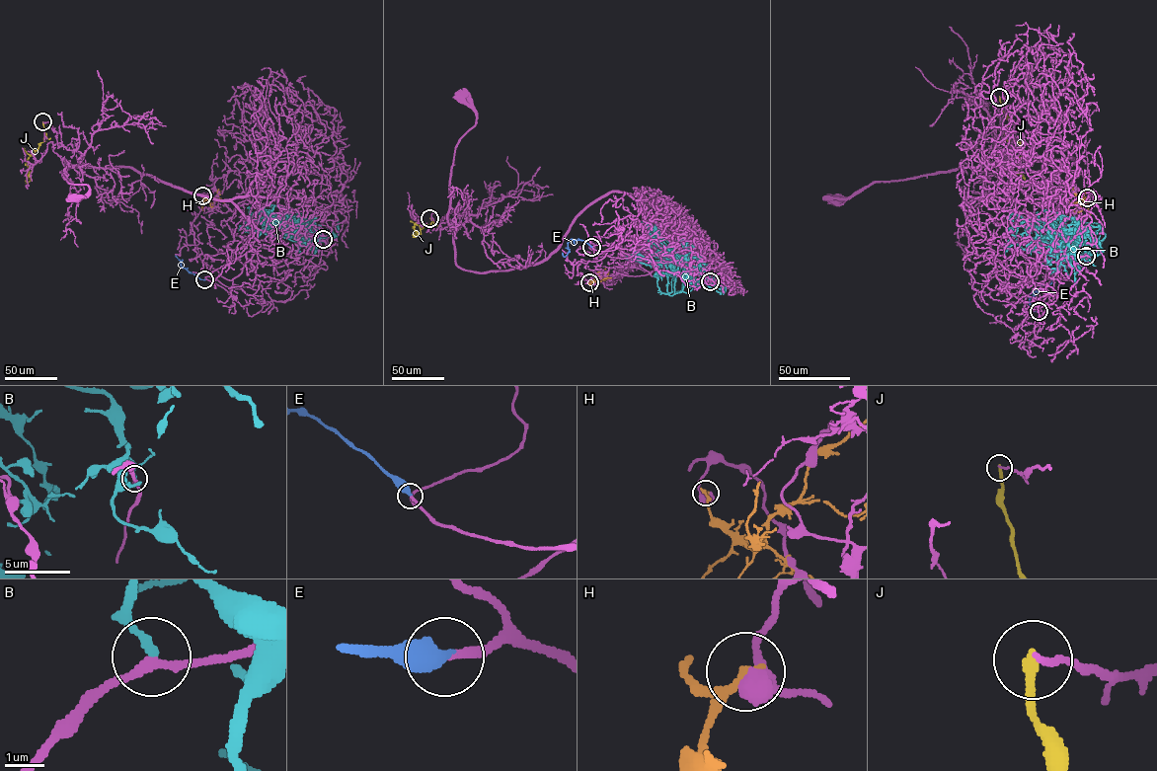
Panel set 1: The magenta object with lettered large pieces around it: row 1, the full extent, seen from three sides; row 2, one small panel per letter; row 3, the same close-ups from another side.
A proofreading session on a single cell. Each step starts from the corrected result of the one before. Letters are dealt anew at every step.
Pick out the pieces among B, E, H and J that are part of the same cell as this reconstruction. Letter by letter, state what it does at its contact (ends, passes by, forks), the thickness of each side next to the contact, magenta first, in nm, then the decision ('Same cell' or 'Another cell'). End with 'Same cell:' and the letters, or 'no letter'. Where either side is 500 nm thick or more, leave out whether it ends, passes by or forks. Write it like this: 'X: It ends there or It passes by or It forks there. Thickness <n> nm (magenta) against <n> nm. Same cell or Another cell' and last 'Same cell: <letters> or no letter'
B: It ends there. Thickness 200 nm (magenta) against 190 nm. Another cell
E: It ends there. Thickness 190 nm (magenta) against 420 nm. Same cell
H: It passes by. Thickness 480 nm (magenta) against 180 nm. Another cell
J: It ends there. Thickness 170 nm (magenta) against 260 nm. Another cell
Same cell: E

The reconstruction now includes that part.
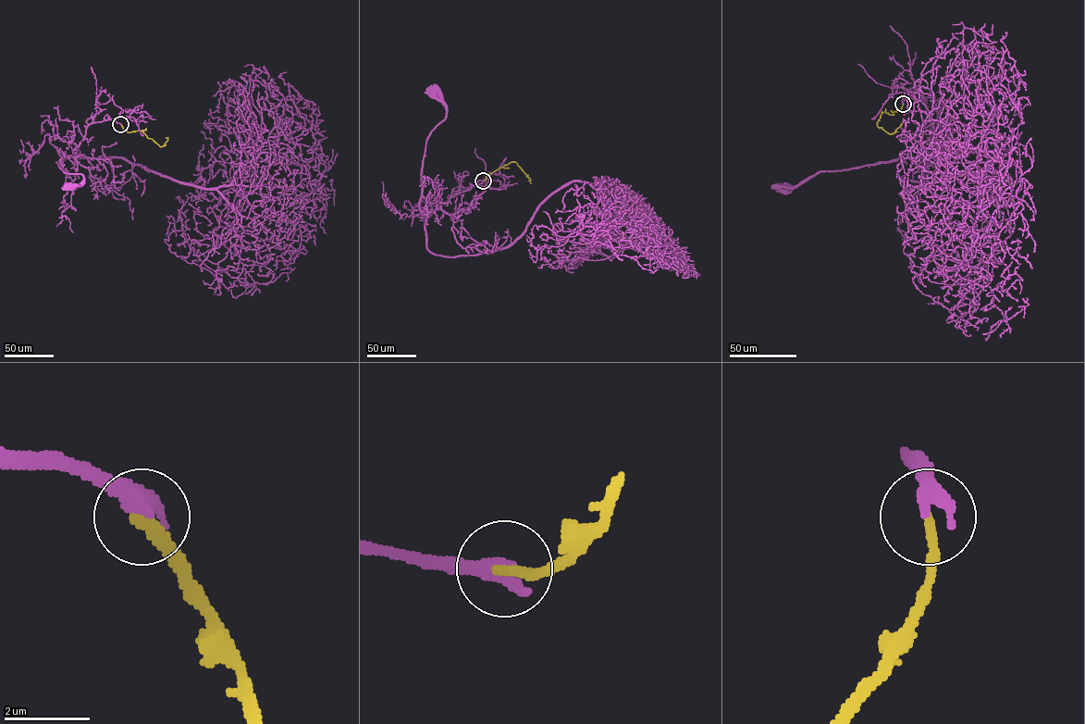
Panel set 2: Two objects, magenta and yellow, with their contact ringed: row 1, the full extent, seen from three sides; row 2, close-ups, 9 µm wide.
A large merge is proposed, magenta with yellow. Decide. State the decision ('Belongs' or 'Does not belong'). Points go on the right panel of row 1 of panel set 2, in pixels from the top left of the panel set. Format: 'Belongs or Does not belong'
Belongs

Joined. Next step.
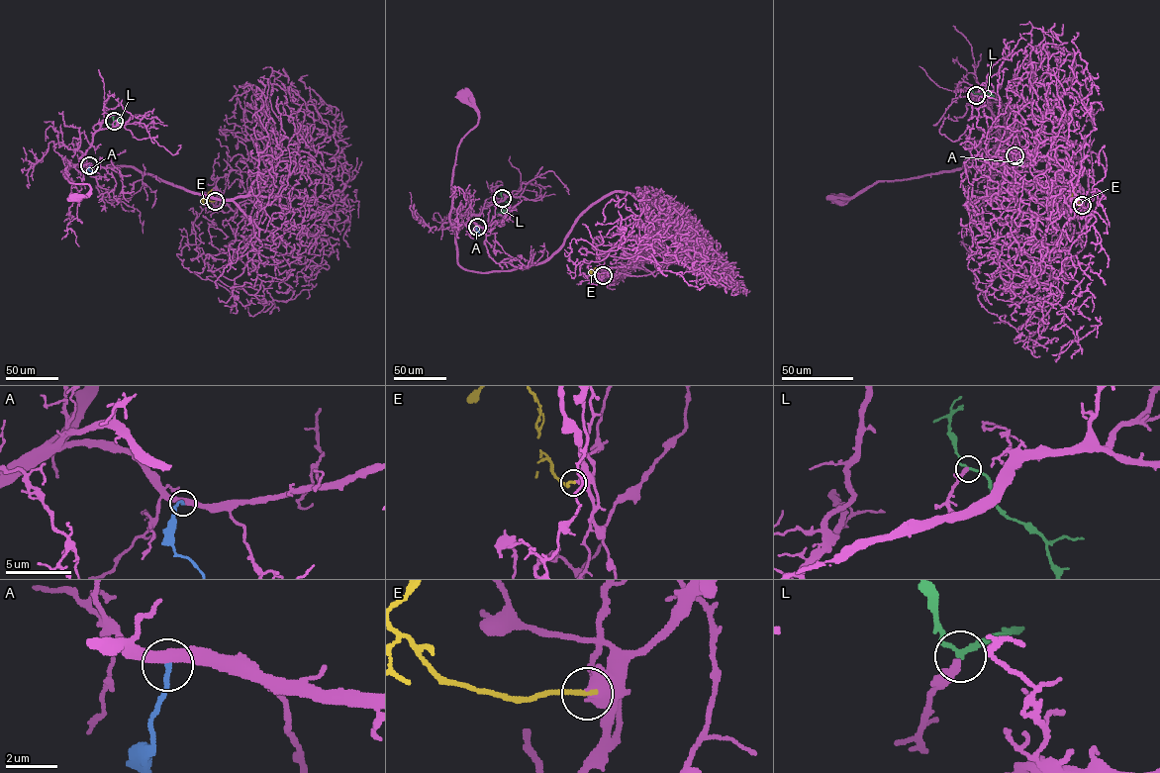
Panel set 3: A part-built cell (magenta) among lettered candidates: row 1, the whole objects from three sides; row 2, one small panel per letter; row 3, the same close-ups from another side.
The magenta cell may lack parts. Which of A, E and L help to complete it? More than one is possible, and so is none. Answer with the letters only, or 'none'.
L

